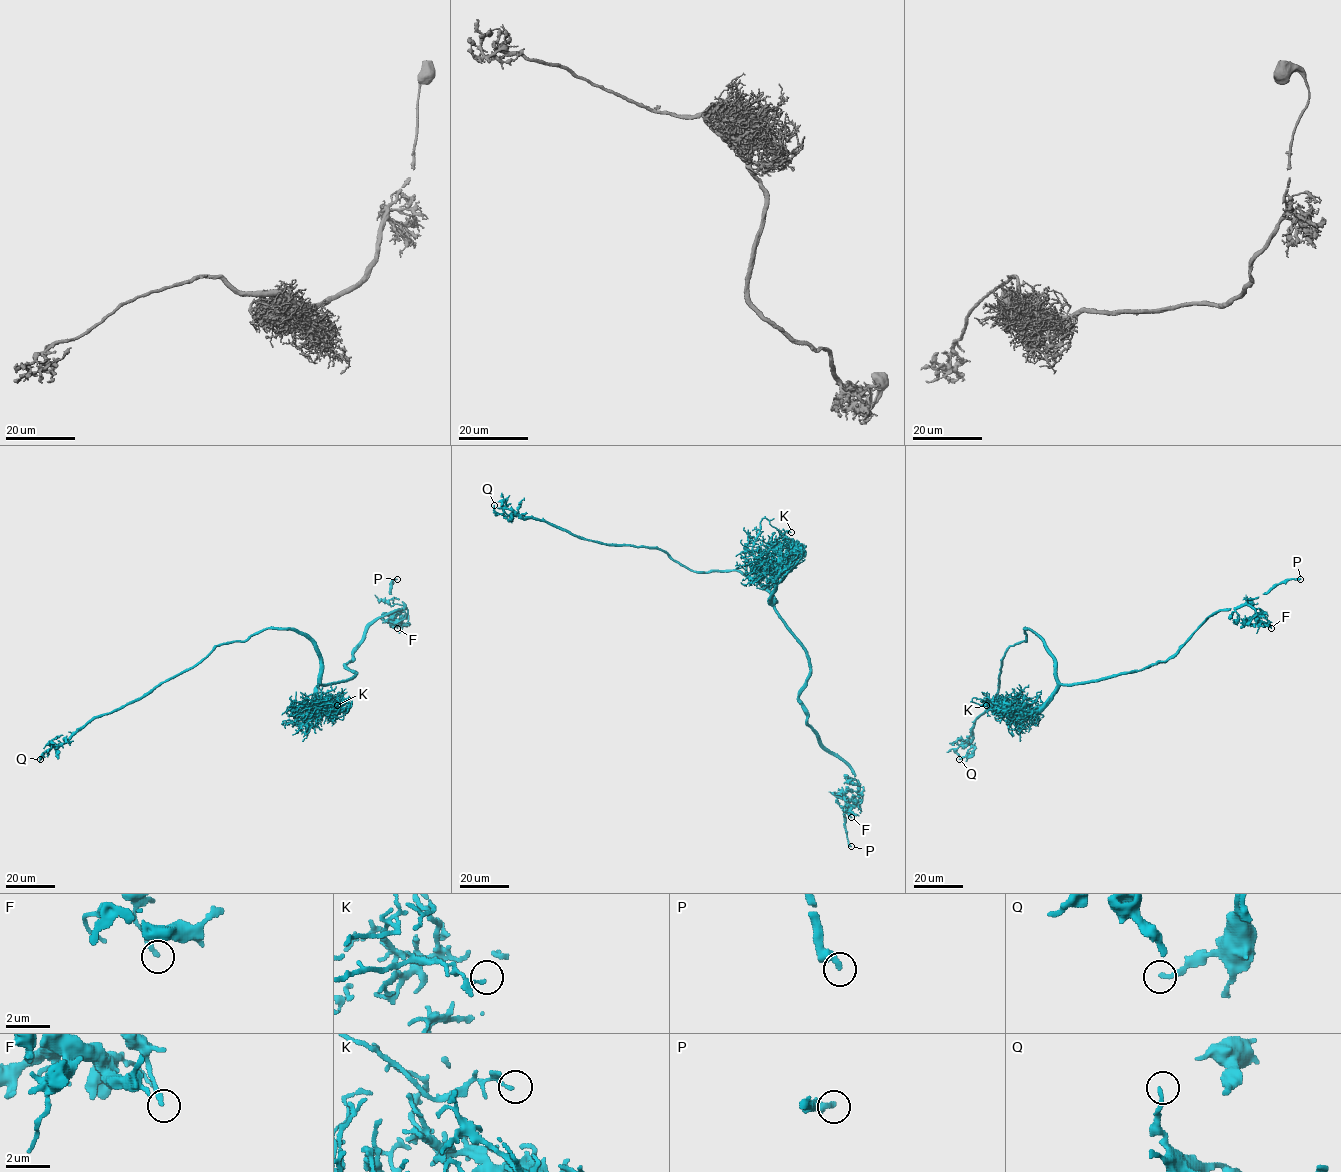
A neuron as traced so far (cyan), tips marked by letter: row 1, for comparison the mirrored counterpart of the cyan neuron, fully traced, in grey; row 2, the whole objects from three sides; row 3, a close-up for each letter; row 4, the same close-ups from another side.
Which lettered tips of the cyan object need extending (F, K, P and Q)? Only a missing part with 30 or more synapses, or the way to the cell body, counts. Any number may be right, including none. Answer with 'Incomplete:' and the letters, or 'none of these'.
Incomplete: P

